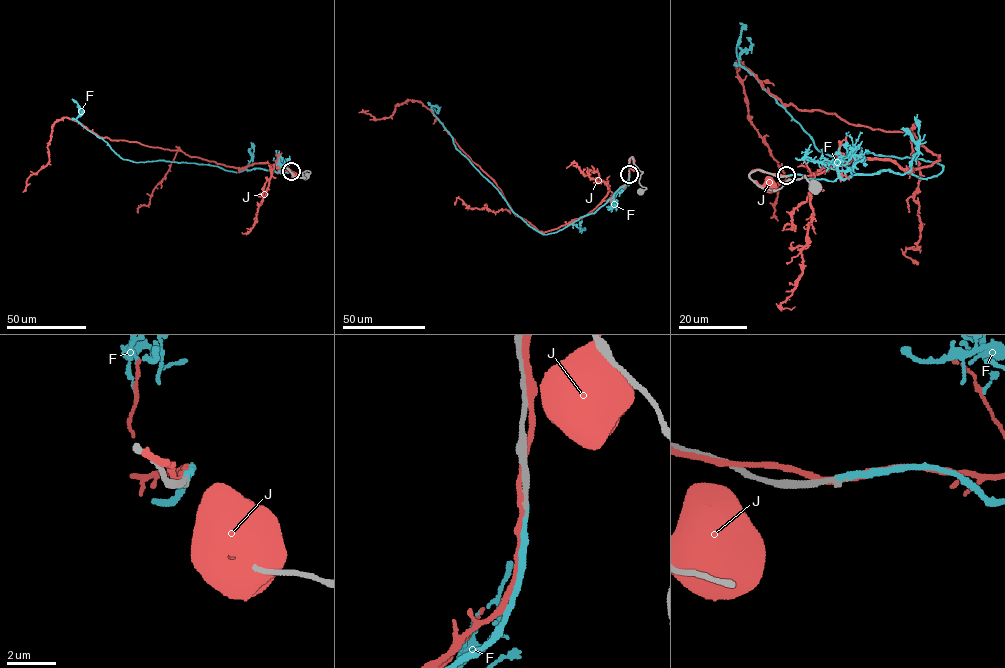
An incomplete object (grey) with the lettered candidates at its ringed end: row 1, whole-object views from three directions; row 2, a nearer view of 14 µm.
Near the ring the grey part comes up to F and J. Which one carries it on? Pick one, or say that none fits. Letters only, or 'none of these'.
F

